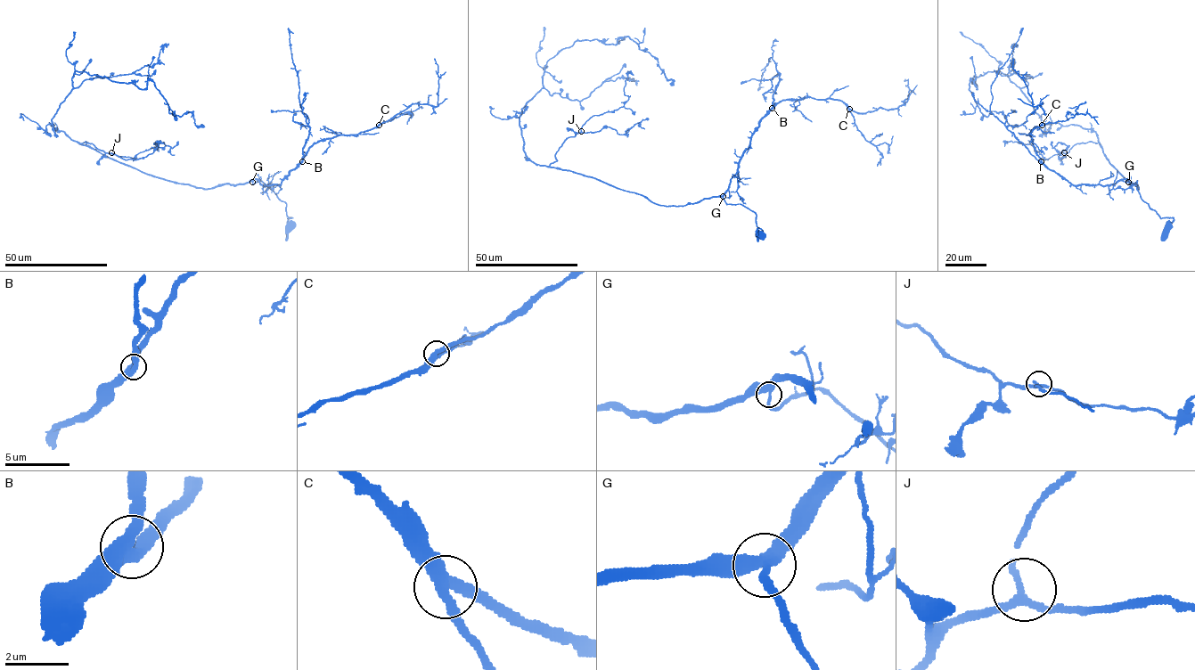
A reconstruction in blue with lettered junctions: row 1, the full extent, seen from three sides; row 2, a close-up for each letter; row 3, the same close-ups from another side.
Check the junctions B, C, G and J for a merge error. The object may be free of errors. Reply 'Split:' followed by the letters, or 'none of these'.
Split: none of these

